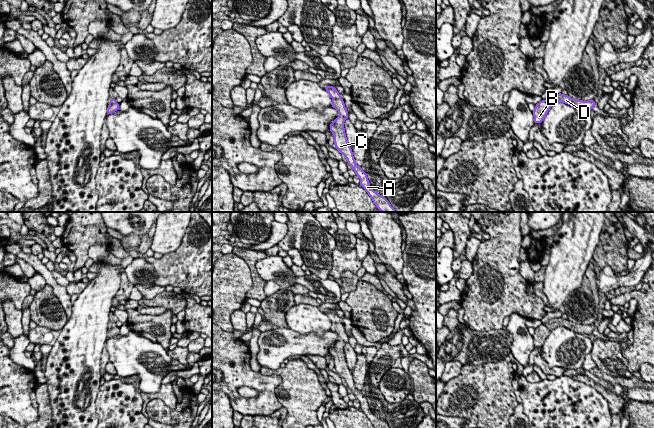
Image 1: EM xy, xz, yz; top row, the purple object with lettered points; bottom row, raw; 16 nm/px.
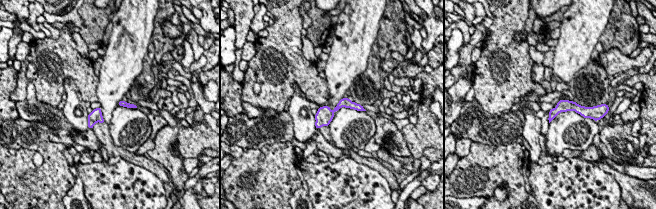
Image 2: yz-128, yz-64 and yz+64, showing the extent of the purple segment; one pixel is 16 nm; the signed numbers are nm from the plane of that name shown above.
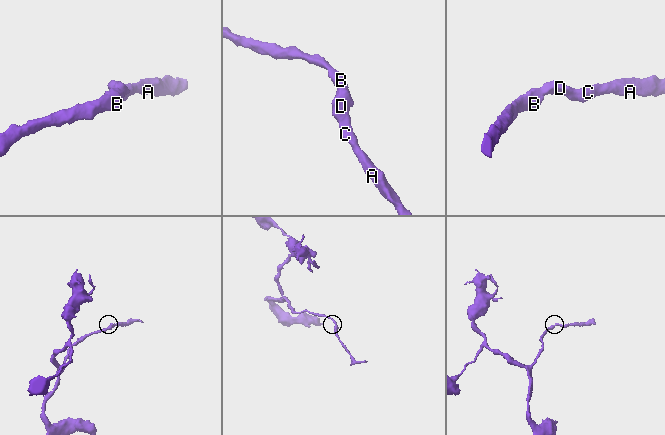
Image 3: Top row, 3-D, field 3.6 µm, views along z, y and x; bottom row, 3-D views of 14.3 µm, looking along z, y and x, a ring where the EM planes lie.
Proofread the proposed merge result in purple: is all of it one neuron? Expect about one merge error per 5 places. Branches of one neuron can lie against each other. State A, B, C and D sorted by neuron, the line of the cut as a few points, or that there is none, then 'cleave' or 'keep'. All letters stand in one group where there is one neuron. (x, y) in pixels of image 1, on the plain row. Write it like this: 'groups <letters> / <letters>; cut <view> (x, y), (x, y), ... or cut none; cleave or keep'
groups A B C D; cut none; keep

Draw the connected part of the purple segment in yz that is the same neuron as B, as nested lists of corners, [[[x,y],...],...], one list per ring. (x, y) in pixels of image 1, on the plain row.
[[[562,317],[553,318],[550,319],[547,324],[542,324],[535,329],[535,333],[533,335],[534,347],[540,348],[548,337],[550,331],[559,326],[566,327],[576,333],[581,333],[583,335],[592,334],[593,331],[596,329],[594,324],[582,325],[573,323],[568,319],[563,319]]]

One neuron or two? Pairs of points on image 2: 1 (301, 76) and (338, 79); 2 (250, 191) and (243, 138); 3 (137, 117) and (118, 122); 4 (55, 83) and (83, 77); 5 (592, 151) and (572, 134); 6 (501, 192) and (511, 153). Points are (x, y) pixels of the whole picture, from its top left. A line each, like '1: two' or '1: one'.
1: two
2: two
3: one
4: one
5: two
6: two

